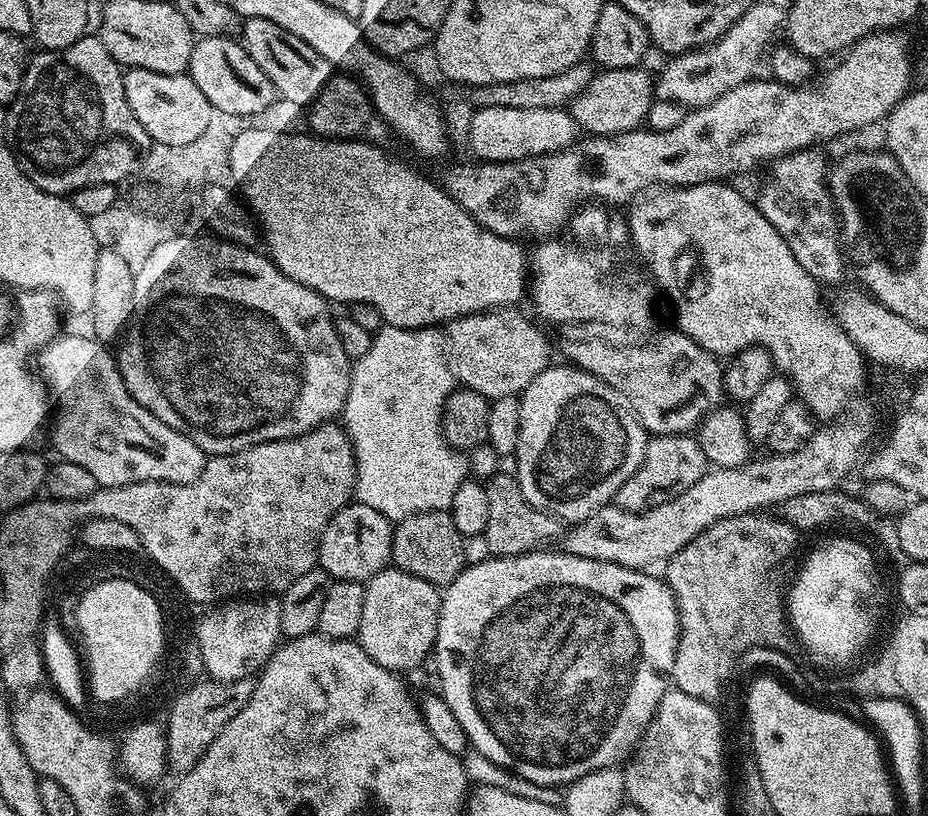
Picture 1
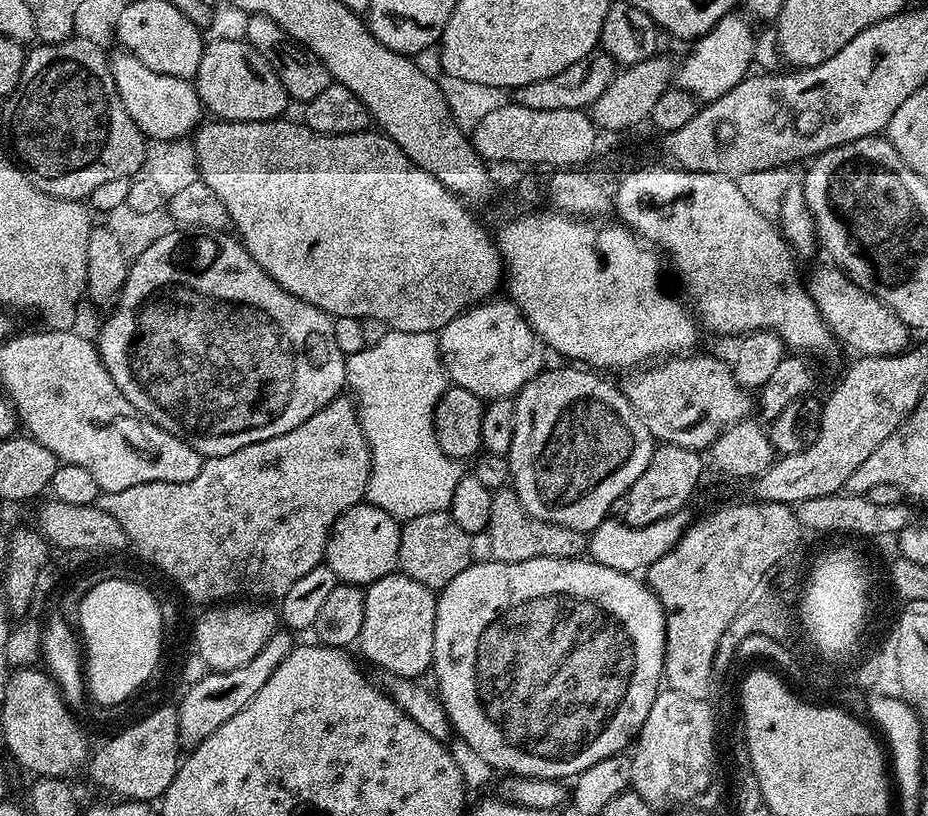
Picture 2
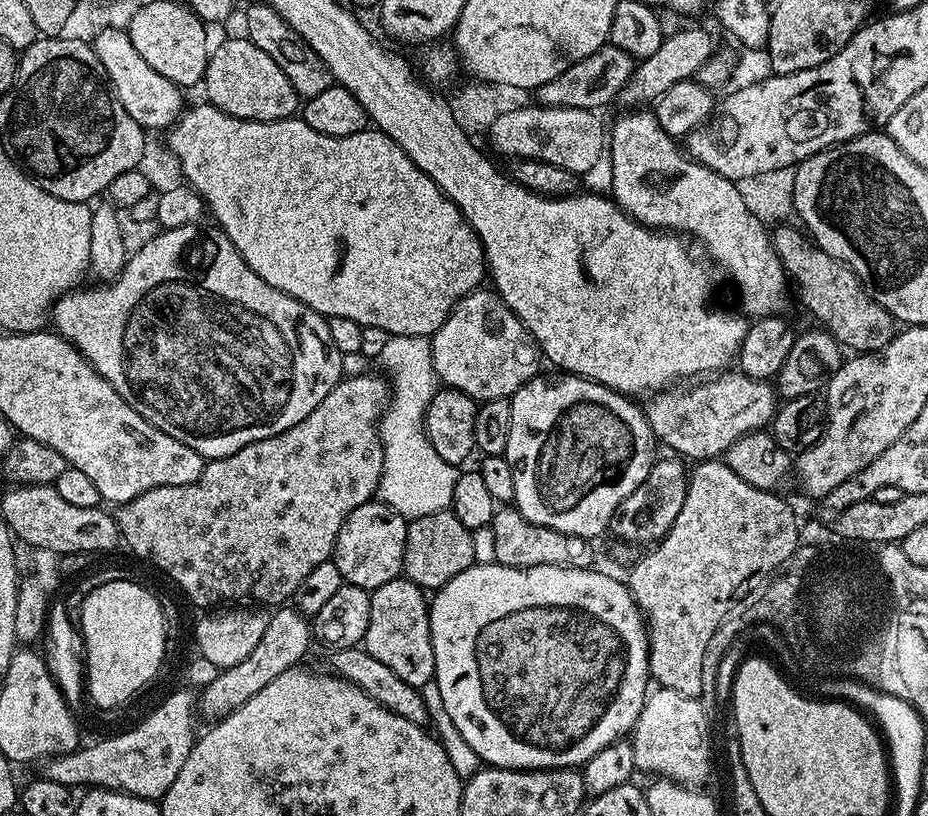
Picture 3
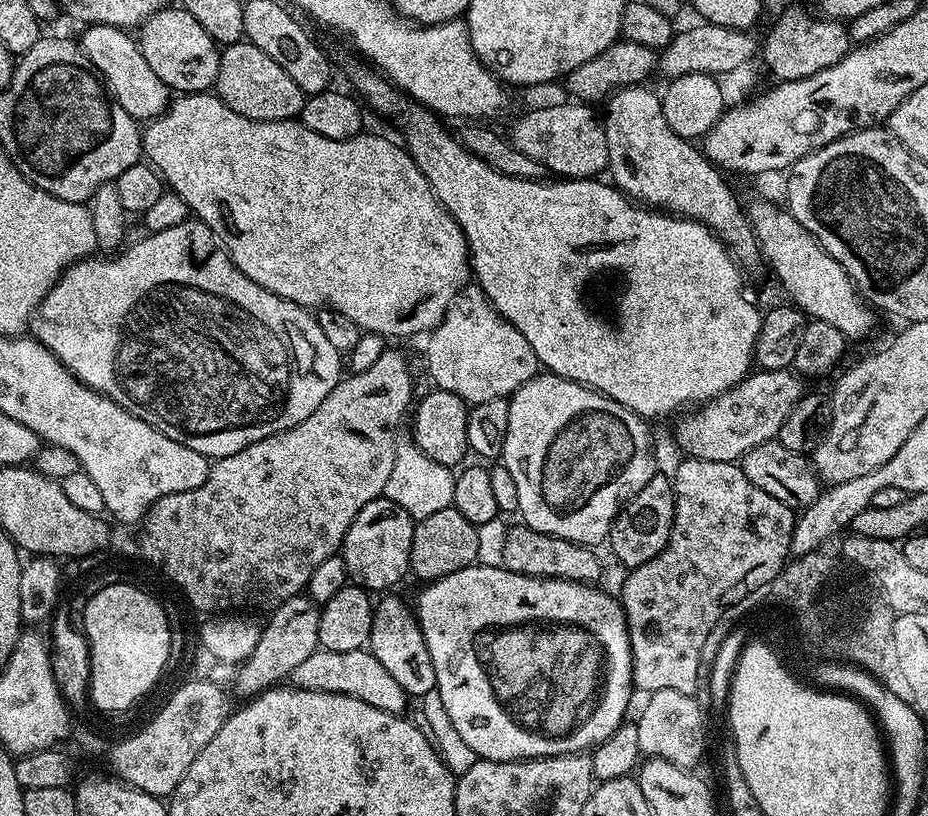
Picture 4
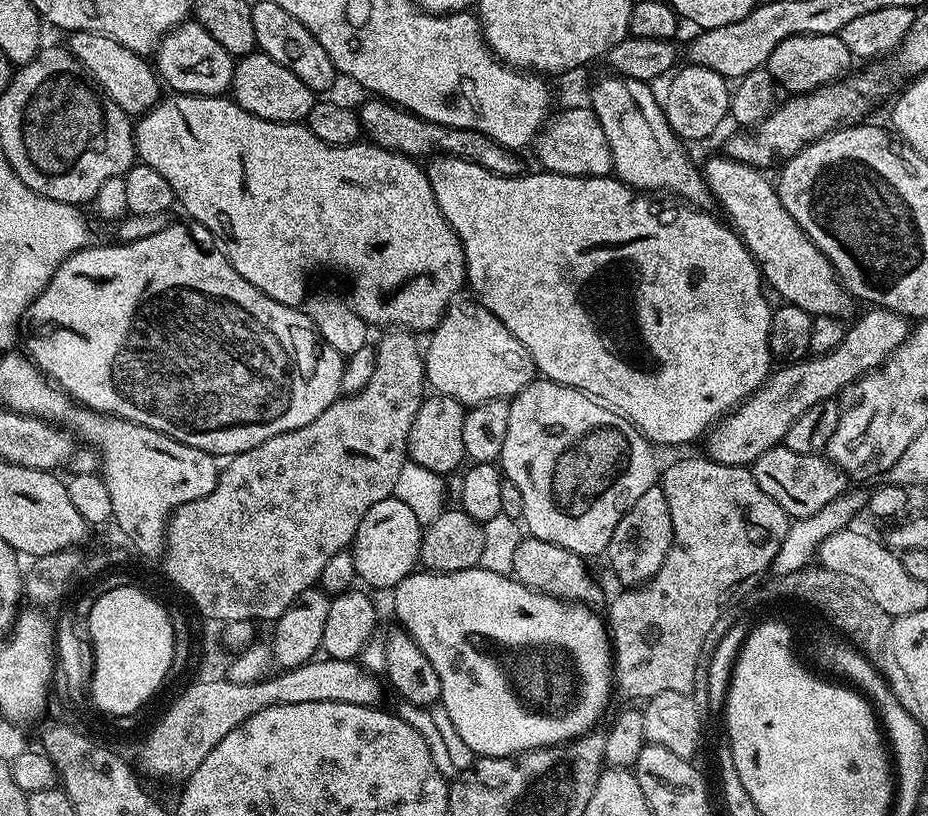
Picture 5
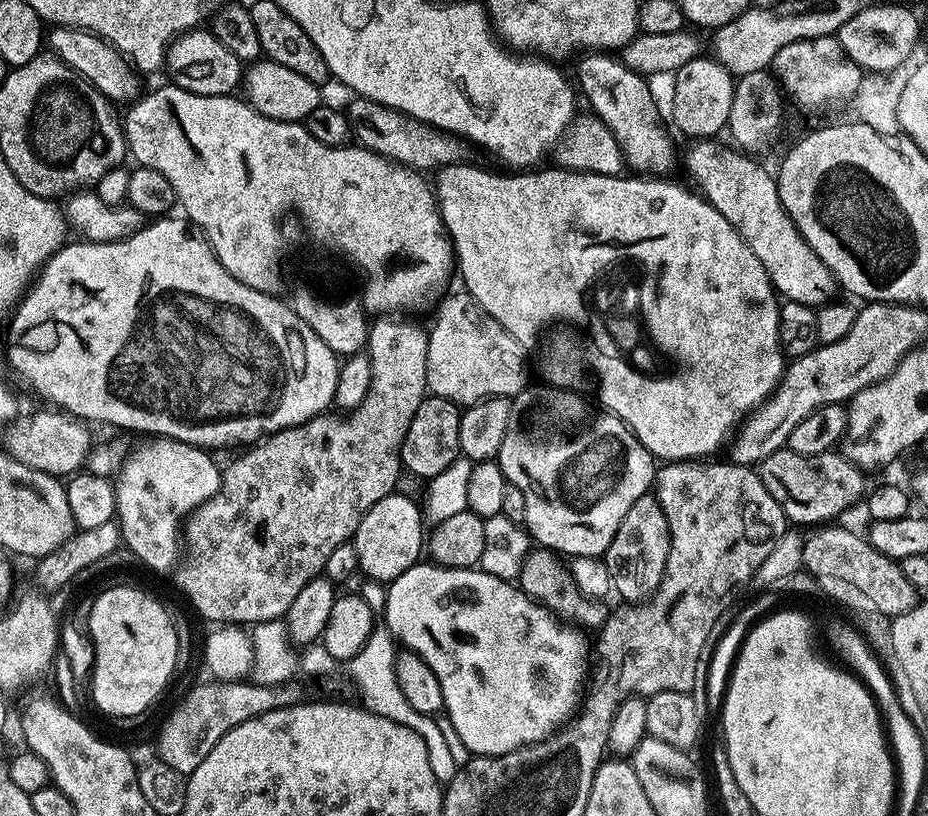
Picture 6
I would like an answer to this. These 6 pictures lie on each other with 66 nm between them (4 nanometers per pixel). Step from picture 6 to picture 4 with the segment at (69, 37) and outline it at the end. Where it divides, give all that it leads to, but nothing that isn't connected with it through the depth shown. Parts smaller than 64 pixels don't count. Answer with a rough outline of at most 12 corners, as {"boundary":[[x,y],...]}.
{"boundary":[[89,24],[80,48],[116,104],[154,120],[170,89],[137,37]]}

